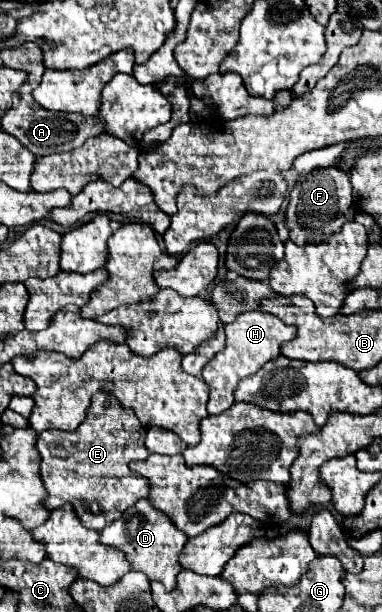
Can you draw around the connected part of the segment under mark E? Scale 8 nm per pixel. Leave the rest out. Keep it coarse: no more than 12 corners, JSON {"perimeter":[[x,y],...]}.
{"perimeter":[[95,394],[73,432],[41,432],[45,508],[103,530],[147,480],[133,412]]}

